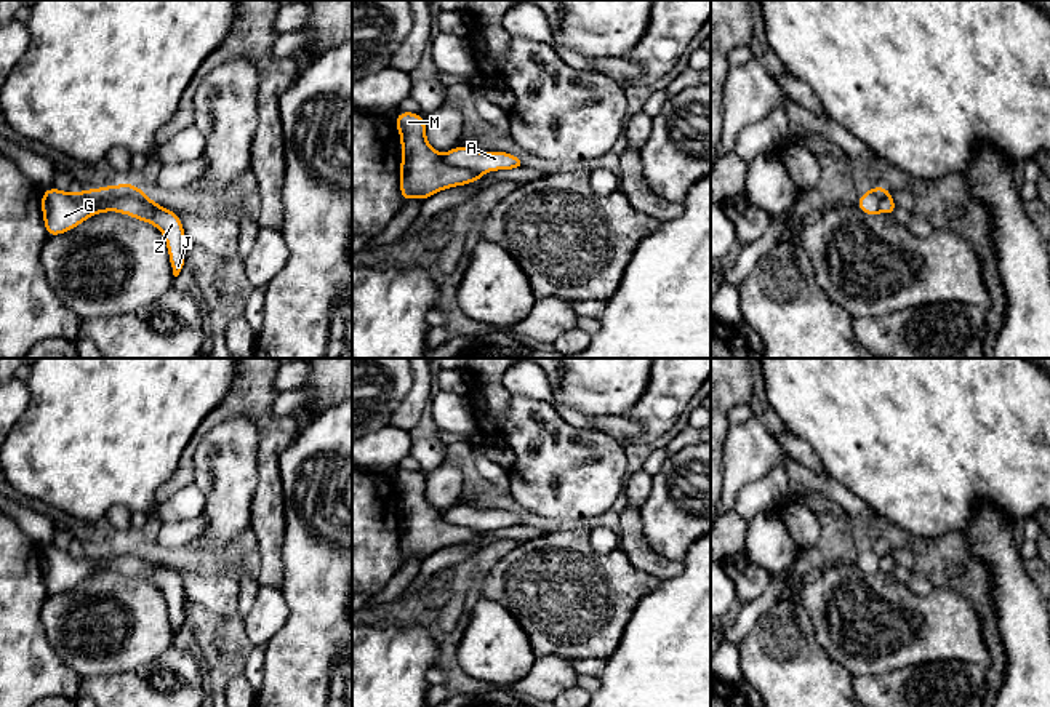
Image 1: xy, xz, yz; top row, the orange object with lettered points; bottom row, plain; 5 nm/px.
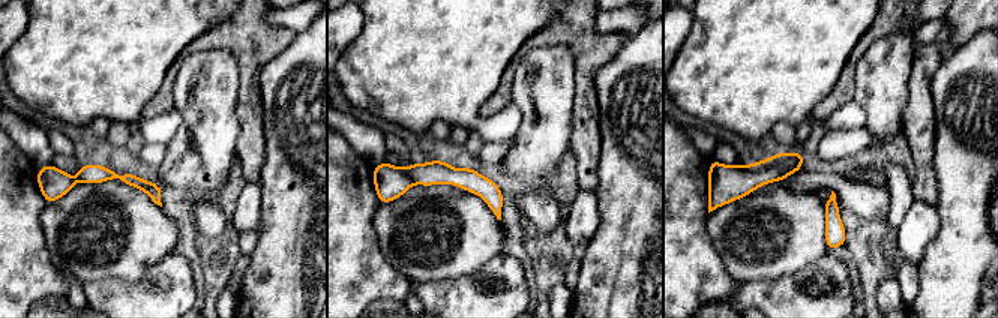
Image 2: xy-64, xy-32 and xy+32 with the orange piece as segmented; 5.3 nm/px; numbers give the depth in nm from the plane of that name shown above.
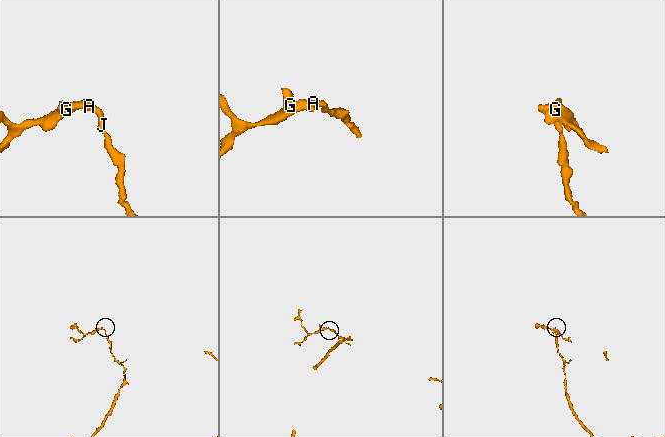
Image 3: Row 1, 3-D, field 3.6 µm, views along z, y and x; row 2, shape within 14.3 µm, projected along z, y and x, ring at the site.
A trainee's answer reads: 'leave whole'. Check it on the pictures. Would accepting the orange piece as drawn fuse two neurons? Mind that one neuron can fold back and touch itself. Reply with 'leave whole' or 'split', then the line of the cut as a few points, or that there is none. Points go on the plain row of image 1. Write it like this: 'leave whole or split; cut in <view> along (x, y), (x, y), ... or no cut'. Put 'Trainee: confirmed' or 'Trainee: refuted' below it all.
split; cut in xz along (440, 514), (448, 523), (468, 525), (482, 531)
Trainee: refuted

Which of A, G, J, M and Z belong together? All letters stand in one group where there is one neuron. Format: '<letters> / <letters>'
A J Z / G M

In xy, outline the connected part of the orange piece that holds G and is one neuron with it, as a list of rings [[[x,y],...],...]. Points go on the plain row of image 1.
[[[51,545],[42,550],[42,571],[46,593],[54,595],[94,574],[96,563],[86,560],[82,550],[62,550]]]

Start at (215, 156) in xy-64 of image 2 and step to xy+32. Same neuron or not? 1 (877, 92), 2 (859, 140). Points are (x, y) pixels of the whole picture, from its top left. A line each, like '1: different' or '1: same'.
1: same
2: different

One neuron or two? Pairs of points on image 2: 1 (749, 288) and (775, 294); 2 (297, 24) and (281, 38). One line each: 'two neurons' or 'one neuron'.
1: one neuron
2: two neurons

